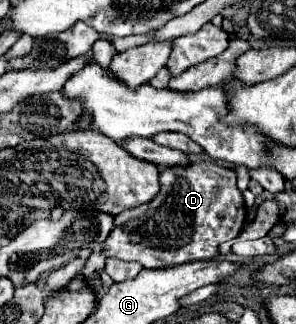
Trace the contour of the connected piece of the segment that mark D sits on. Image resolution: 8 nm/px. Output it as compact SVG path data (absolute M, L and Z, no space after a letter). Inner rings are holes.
M198 161L188 167L164 167L160 191L148 211L114 227L102 245L104 257L136 261L146 269L164 269L198 259L214 259L218 245L238 237L246 221L244 197L236 187L236 173L218 161Z

